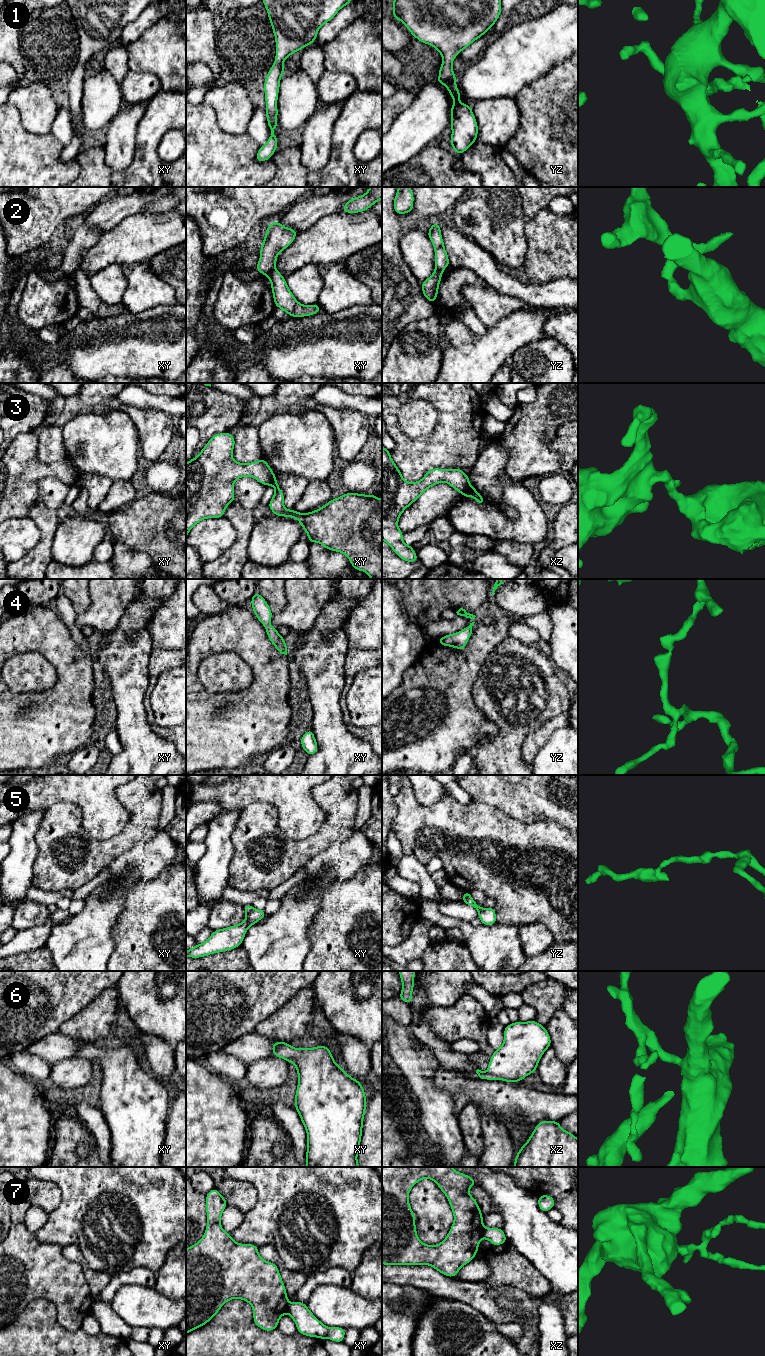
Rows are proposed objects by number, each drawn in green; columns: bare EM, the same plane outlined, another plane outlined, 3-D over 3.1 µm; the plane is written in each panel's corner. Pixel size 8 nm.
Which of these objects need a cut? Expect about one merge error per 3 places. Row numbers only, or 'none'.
2, 3, 5, 7

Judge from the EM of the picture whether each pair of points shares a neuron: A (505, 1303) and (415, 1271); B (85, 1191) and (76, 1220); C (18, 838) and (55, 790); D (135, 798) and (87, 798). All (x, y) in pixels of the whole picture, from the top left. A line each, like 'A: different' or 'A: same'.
A: different
B: same
C: different
D: different

